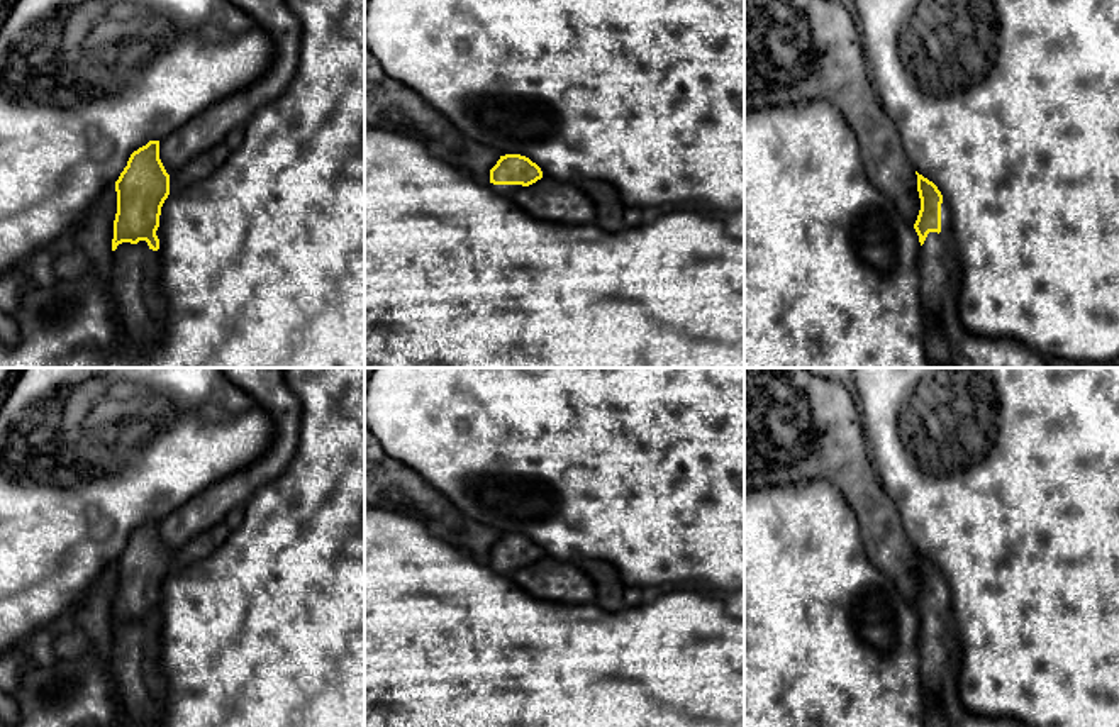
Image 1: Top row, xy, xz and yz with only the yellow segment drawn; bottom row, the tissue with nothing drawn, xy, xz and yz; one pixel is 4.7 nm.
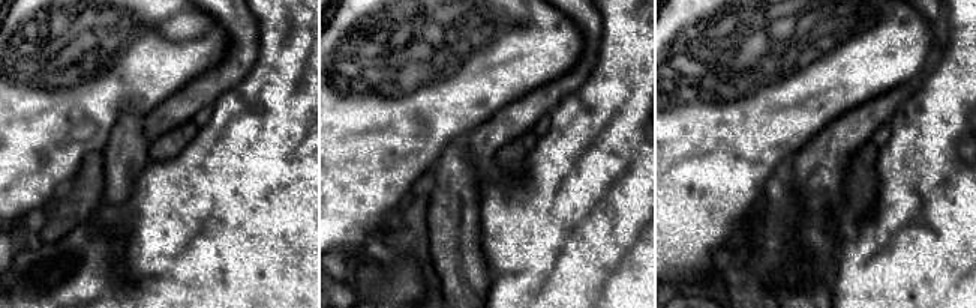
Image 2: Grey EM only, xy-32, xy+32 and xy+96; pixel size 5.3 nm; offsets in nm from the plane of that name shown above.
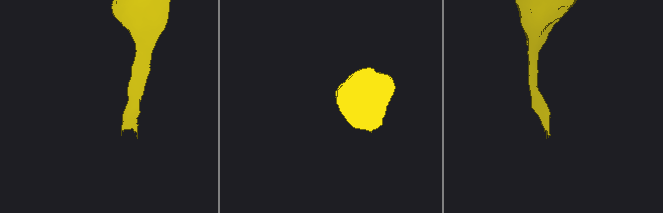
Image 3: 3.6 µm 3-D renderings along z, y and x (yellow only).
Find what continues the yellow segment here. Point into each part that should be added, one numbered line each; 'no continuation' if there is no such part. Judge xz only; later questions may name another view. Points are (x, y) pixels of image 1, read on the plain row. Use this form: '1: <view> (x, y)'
1: xz (506, 570)

